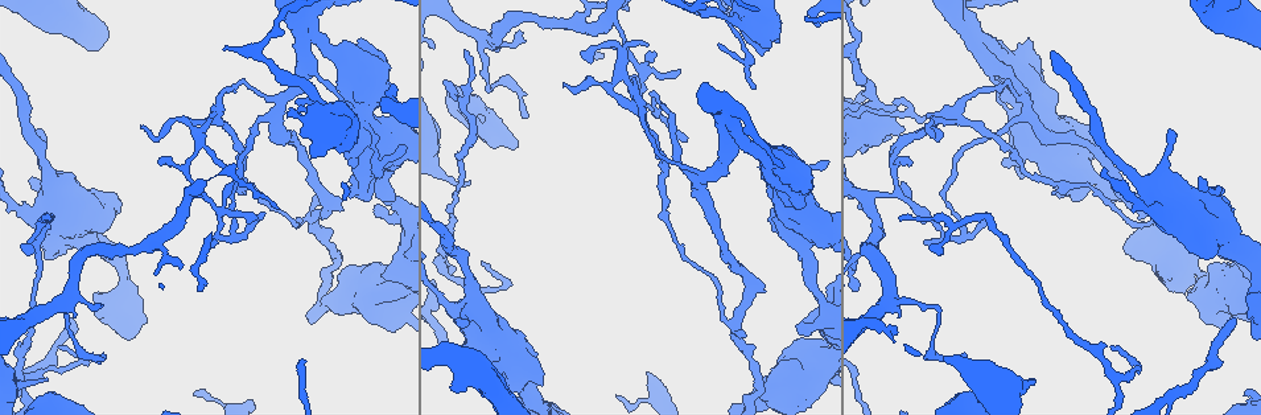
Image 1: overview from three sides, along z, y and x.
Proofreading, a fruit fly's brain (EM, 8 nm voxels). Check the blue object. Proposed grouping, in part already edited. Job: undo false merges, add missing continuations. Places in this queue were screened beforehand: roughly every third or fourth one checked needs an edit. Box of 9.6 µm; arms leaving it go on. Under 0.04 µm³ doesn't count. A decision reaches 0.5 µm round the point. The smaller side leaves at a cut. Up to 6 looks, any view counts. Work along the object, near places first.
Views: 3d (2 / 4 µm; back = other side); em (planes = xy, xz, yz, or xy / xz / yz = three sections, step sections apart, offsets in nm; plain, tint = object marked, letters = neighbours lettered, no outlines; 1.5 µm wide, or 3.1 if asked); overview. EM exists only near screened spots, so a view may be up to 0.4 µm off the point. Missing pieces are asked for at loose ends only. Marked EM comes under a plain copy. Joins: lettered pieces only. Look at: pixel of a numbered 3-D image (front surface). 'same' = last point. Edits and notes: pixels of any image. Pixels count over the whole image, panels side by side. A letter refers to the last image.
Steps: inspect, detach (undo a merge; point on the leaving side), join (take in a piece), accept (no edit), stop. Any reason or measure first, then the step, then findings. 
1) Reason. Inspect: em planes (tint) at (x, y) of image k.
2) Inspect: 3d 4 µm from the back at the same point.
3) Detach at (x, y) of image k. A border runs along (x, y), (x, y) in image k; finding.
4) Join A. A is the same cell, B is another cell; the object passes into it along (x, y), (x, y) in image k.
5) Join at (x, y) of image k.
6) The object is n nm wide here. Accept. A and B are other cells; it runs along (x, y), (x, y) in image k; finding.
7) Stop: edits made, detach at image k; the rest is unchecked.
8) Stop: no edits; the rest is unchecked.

Looks like a crossing. Inspect: 3d 4 µm at (706, 174) of image 1.

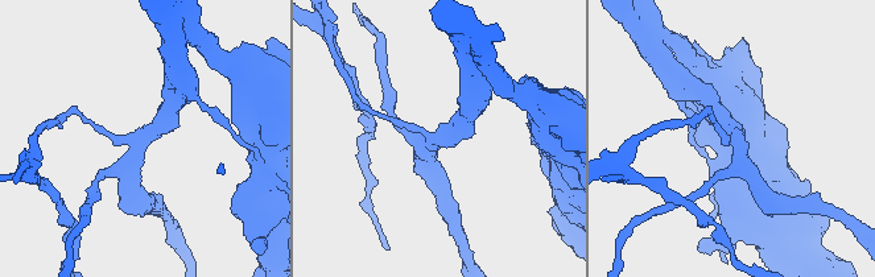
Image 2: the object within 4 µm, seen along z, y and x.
4 arms meet here. Inspect: em planes (tint) at (432, 139) of image 2.

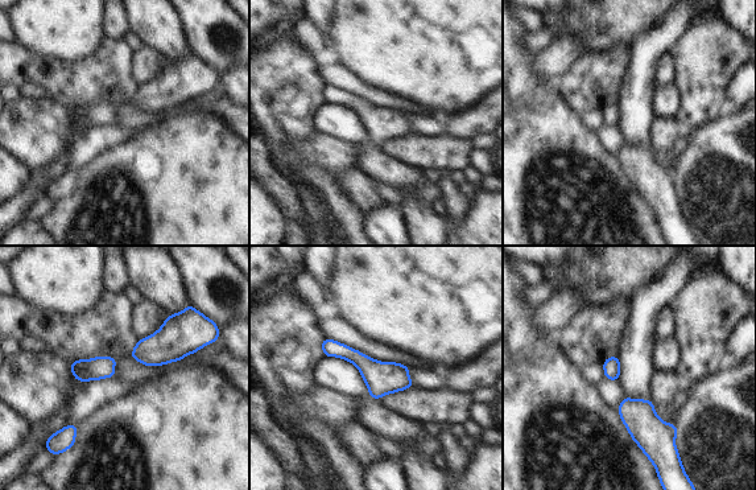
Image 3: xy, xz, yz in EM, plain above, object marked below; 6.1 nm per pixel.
Inspect: em planes (letters) at the same point.

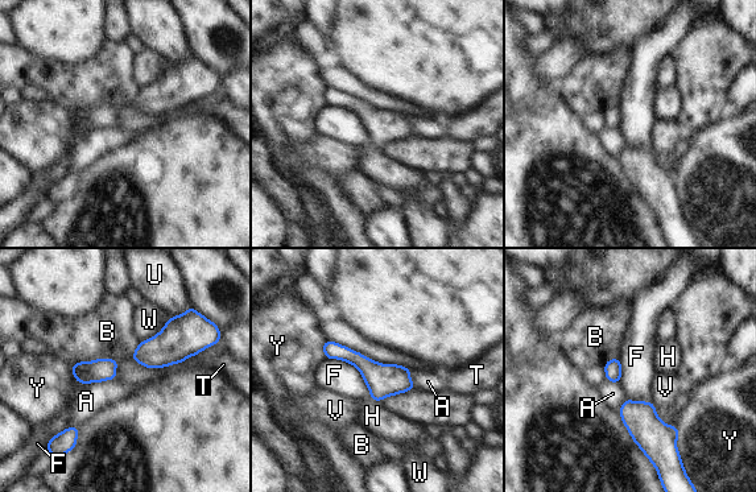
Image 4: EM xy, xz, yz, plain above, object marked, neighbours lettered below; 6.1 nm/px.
The object is 100 nm wide here. Accept. A, B, F, H, T, U, V, W and Y are other cells; a border runs along (114, 379), (87, 384) in image 4; one neuron here.

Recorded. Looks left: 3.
Touches itself. Inspect: 3d 2 µm at (207, 198) of image 1.

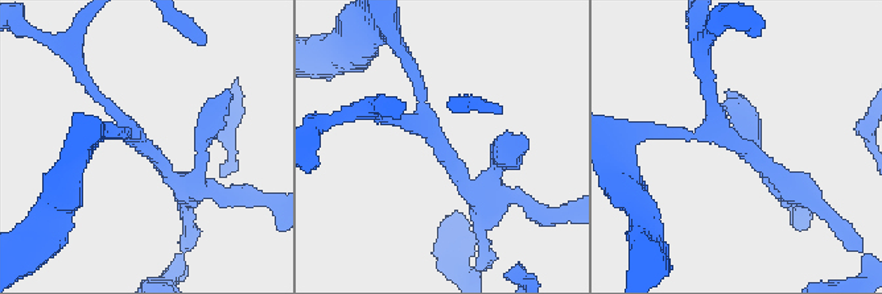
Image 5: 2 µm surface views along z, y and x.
Inspect: em xz step 8 (letters) at (450, 155) of image 5.

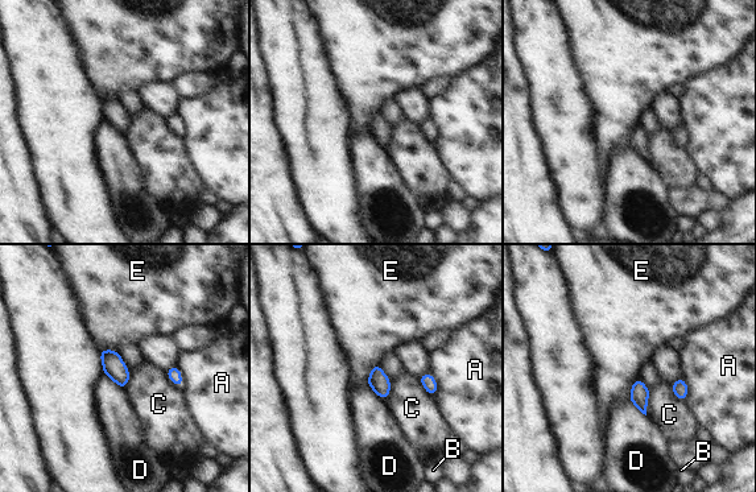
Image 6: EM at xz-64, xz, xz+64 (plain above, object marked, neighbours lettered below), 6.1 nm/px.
The object is 80 nm wide here. Accept. A, B, C, D and E are other cells; a border runs along (649, 389), (645, 414) in image 6; all the same neuron.

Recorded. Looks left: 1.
An open end. Inspect: em planes (letters) at (354, 164) of image 1.

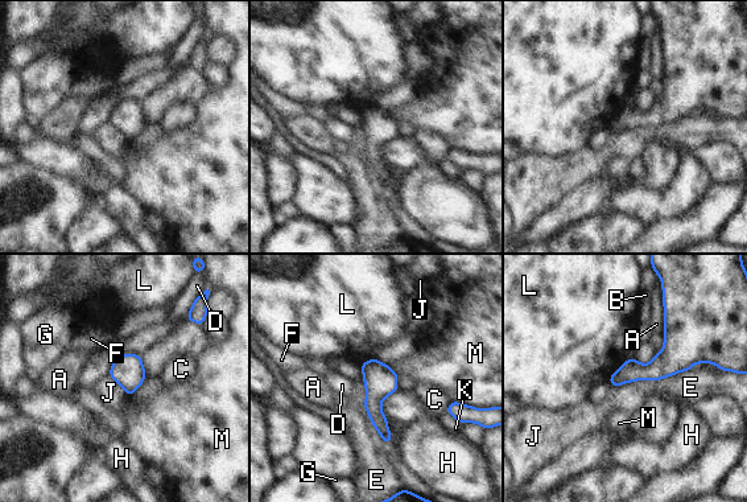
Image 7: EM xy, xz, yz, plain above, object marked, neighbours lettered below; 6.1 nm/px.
Accept. A, B, C, D, E, F, G, H, J, K, L and M are other cells; a border runs along (450, 400), (473, 407) in image 7; no lettered piece goes on from it.

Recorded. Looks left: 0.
Stop: no edits; the rest is unchecked.

